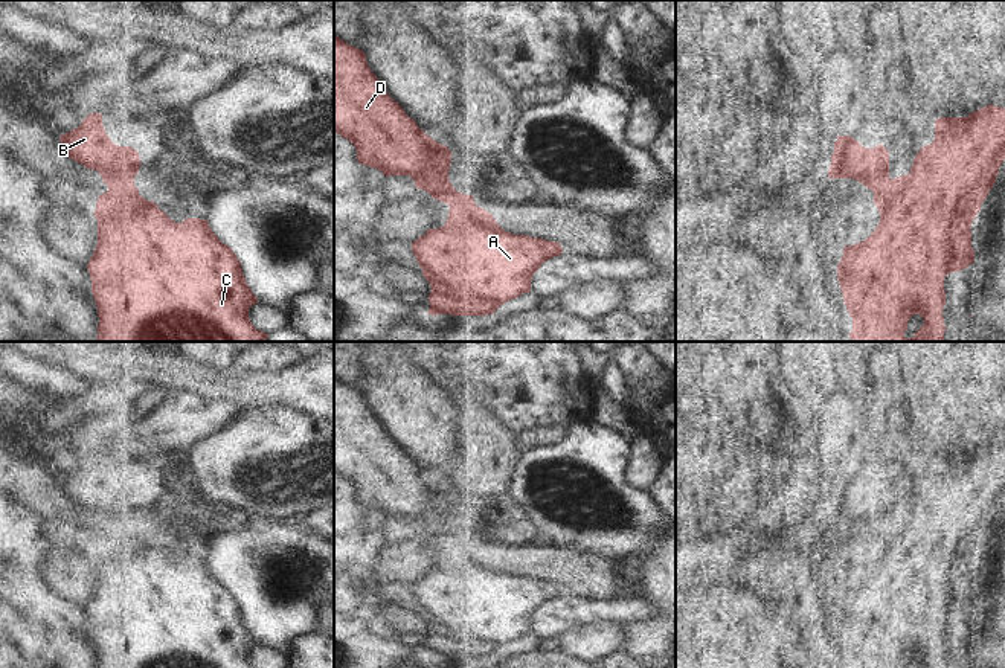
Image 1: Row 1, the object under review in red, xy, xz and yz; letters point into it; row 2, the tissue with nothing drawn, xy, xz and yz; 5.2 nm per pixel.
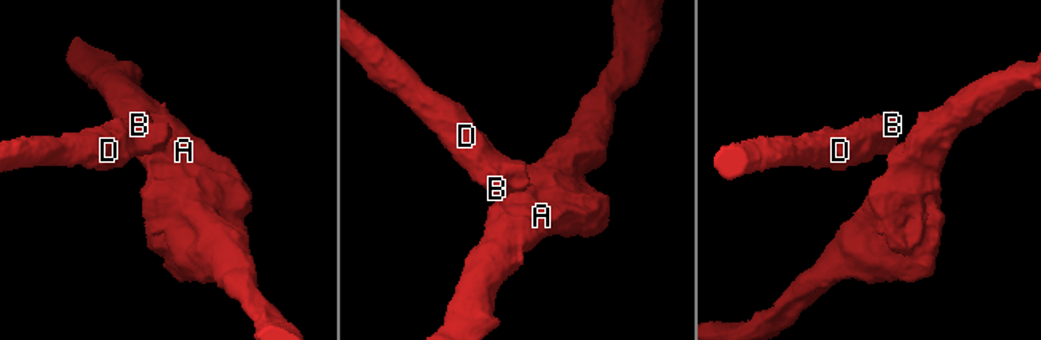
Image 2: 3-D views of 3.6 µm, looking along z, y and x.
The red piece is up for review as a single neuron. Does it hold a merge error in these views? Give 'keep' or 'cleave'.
cleave

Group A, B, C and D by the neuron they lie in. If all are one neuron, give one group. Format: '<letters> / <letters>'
A C / B D

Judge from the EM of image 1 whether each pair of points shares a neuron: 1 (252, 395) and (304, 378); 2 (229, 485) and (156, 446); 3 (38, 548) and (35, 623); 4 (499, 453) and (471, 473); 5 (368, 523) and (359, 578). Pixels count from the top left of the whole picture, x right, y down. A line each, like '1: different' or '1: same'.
1: same
2: different
3: same
4: same
5: same

